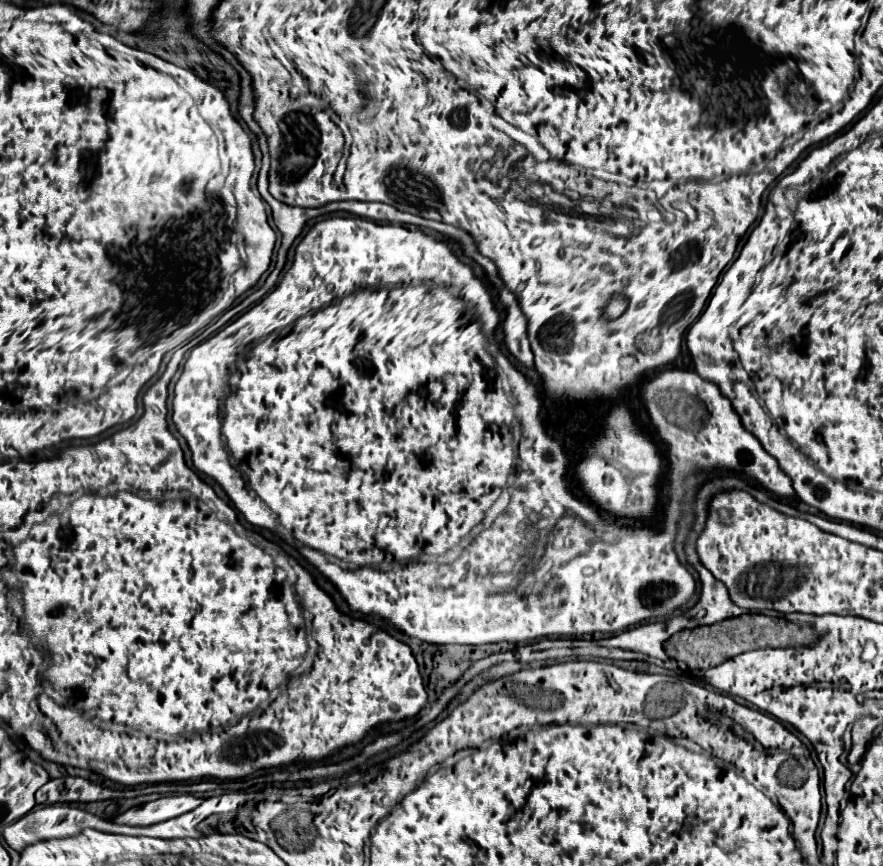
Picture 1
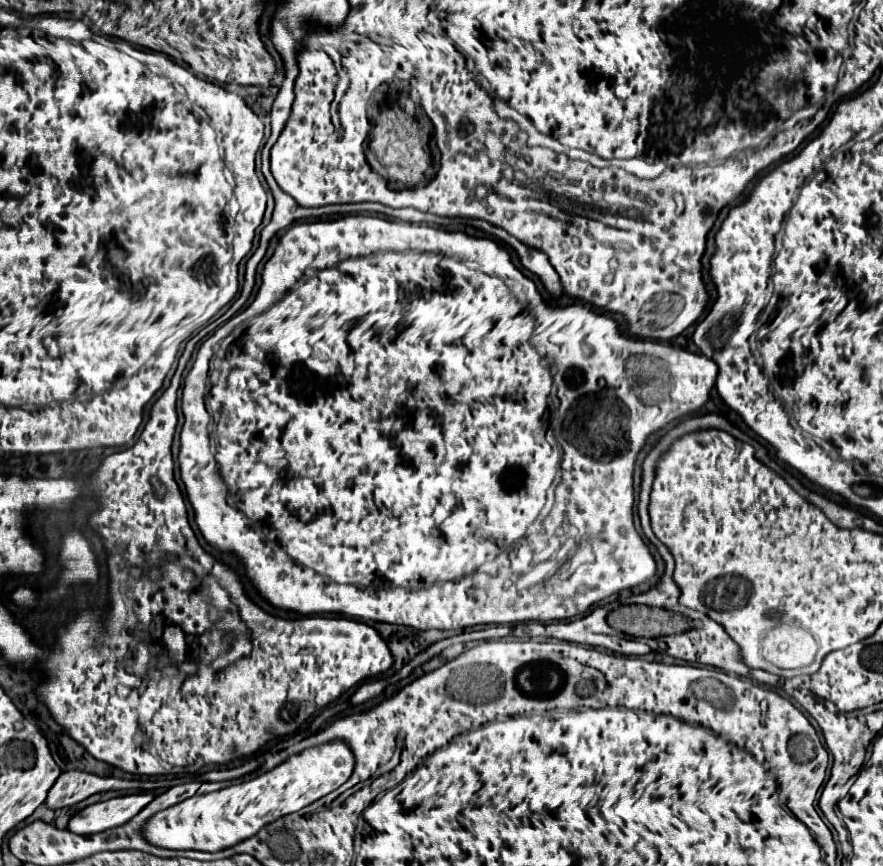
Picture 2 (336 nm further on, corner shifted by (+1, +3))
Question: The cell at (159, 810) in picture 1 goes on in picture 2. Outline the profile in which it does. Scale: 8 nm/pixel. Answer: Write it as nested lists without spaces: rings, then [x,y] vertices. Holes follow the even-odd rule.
[[[133,793],[89,805],[69,821],[67,829],[79,835],[93,835],[125,825],[131,817],[135,817],[135,813],[139,813],[153,799],[155,799],[153,793]]]

